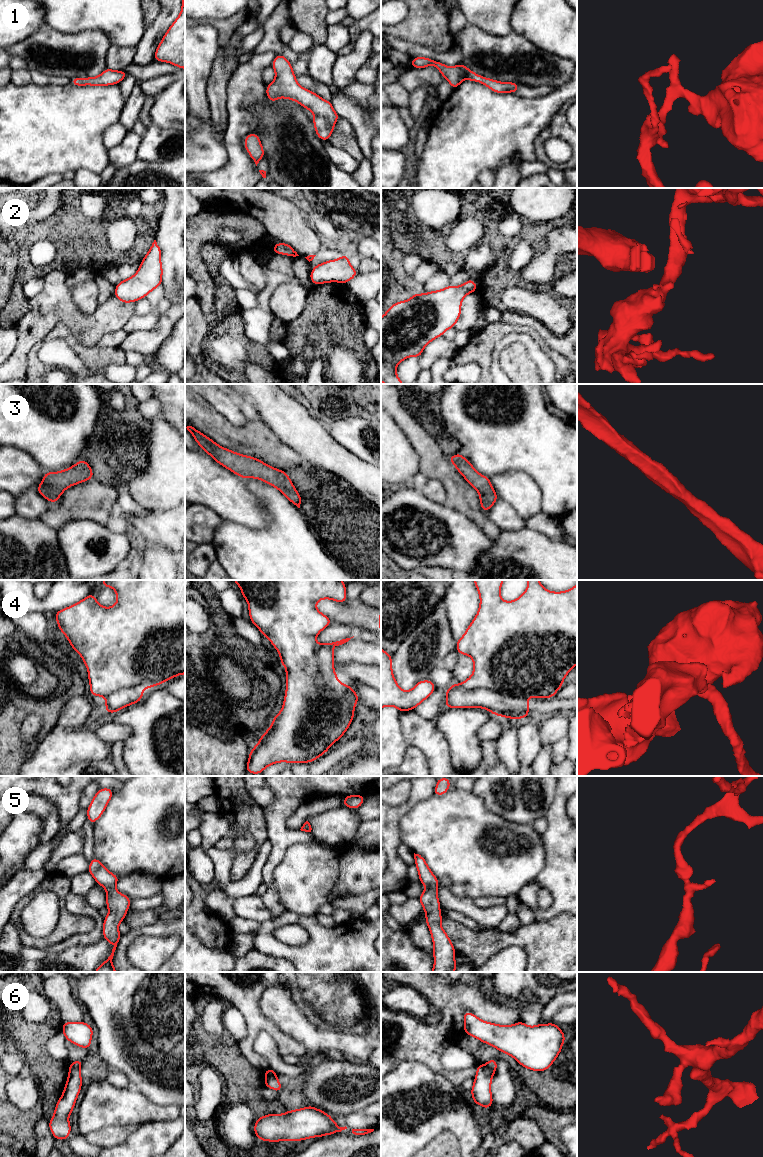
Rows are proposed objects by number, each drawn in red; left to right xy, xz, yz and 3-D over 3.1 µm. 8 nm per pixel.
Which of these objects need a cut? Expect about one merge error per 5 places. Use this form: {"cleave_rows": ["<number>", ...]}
{"cleave_rows": ["6"]}

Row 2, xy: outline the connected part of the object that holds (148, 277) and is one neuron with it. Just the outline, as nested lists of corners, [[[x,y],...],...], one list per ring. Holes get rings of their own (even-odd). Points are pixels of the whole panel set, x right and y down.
[[[154,240],[138,271],[115,286],[114,296],[122,303],[137,302],[162,285],[162,275],[161,248]]]

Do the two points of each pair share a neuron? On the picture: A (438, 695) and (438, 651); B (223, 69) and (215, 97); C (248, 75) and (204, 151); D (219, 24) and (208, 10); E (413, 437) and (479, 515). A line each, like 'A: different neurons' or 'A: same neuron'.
A: different neurons
B: same neuron
C: different neurons
D: different neurons
E: same neuron

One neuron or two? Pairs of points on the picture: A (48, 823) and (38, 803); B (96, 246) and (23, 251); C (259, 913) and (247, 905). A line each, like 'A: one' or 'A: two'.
A: one
B: one
C: one

